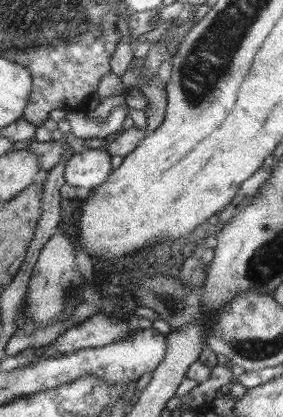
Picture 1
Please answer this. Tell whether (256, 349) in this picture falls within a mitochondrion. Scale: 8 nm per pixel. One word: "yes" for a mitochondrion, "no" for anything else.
yes

